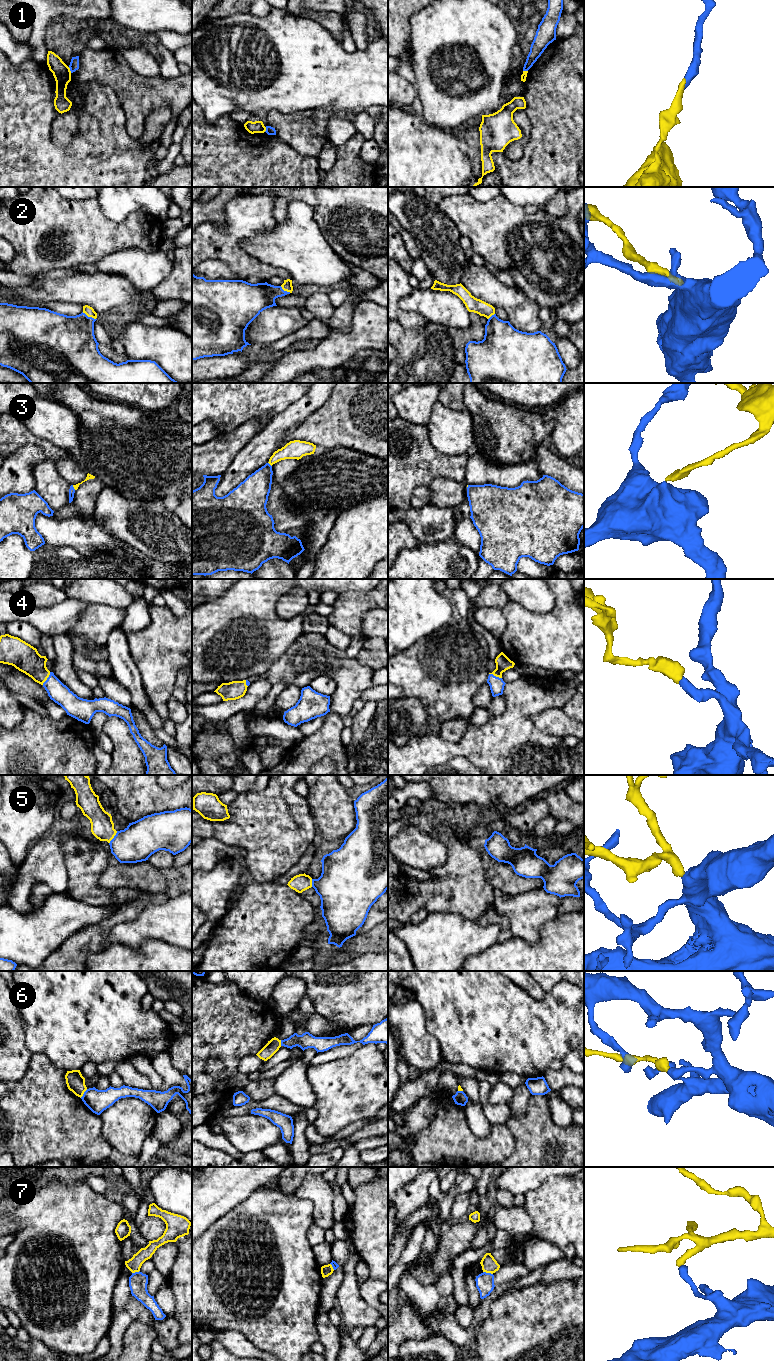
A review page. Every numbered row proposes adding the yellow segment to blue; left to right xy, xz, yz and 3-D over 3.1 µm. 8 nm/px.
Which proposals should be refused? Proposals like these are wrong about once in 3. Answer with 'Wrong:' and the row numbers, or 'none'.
Wrong: 1, 3, 6, 7

